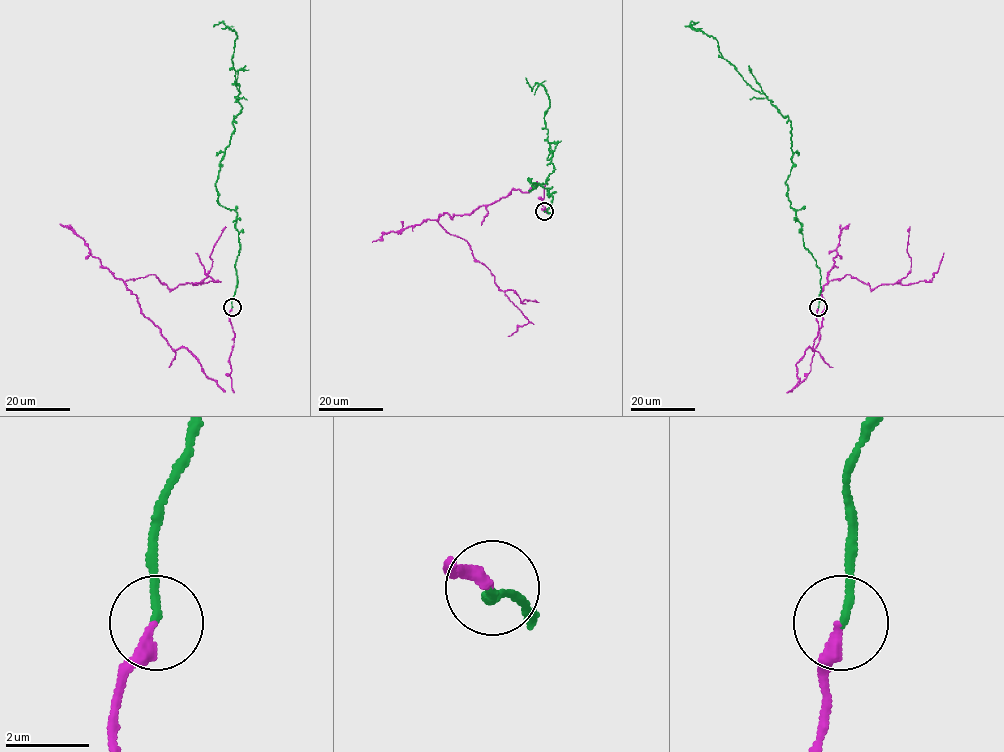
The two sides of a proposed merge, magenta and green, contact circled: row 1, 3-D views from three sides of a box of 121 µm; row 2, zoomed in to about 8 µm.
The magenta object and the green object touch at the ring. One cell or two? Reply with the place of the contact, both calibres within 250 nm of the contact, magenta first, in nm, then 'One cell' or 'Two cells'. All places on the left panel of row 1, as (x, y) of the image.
Place: (232, 307). Thickness 260 nm (magenta) against 190 nm. One cell

